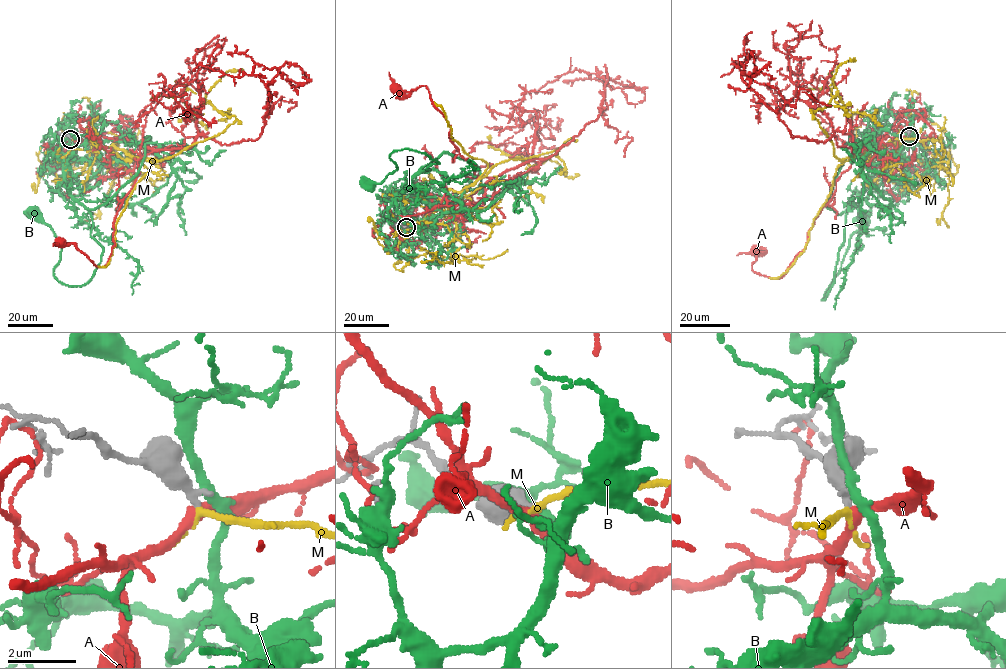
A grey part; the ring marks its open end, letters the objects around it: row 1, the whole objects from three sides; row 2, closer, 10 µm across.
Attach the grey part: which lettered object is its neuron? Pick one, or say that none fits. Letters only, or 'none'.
M

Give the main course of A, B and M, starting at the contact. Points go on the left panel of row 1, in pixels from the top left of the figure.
A: (70, 139), (119, 130), (154, 150), (138, 160), (103, 266), (61, 241)
B: (70, 138), (64, 180), (103, 248), (86, 283), (67, 286), (54, 275), (61, 245), (32, 212)
M: (70, 139), (160, 161), (216, 136), (235, 120), (208, 103), (193, 112), (178, 97), (152, 98)

